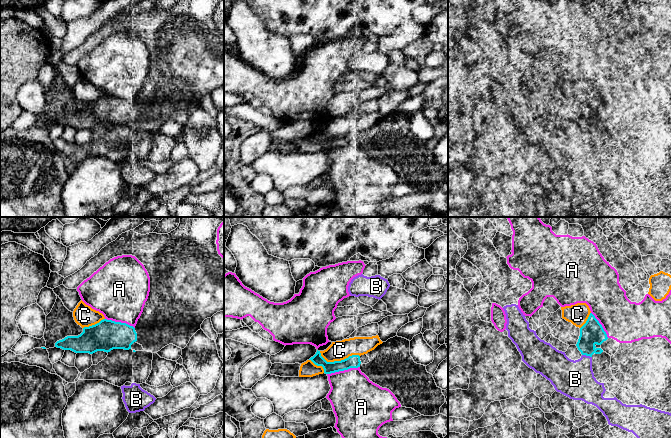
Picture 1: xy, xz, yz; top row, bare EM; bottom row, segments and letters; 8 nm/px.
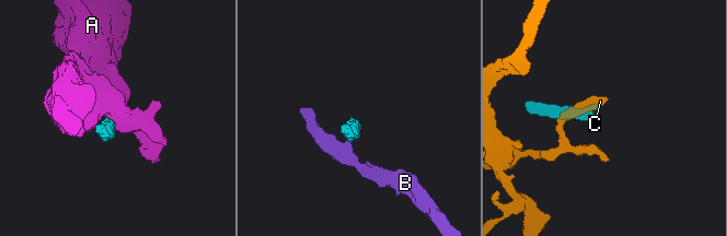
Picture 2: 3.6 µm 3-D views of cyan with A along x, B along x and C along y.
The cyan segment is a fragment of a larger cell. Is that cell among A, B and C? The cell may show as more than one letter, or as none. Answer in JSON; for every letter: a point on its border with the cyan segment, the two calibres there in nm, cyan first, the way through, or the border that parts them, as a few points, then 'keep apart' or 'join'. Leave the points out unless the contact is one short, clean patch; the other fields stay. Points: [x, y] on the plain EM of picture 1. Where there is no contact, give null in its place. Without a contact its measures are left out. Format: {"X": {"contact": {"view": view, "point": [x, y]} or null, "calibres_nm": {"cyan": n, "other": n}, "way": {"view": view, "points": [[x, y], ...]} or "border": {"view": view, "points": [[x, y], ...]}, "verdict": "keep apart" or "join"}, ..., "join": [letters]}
{"A": {"contact": {"view": "xz", "point": [343, 146]}, "calibres_nm": {"cyan": 100, "other": 380}, "verdict": "keep apart"}, "B": {"contact": {"view": "yz", "point": [587, 131]}, "calibres_nm": {"cyan": 190, "other": 300}, "verdict": "keep apart"}, "C": {"contact": {"view": "xz", "point": [338, 137]}, "calibres_nm": {"cyan": 100, "other": 160}, "border": {"view": "xz", "points": [[319, 127], [327, 137], [340, 137], [352, 131], [359, 131]]}, "verdict": "keep apart"}, "join": []}

